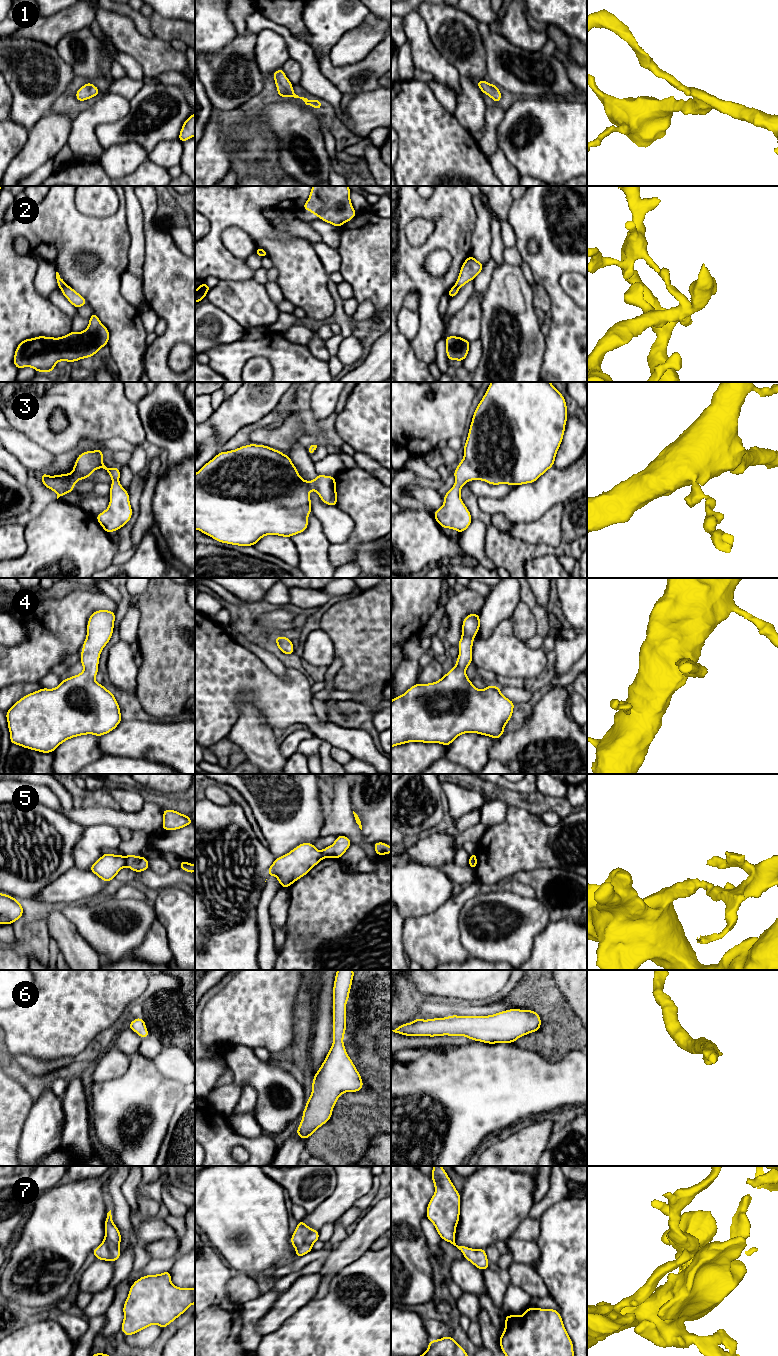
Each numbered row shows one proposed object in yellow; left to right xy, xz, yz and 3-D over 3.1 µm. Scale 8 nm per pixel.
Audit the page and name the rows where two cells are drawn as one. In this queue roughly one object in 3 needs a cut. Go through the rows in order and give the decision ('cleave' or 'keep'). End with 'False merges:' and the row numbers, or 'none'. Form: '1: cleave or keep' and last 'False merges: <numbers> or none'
1: keep
2: cleave
3: keep
4: keep
5: cleave
6: keep
7: keep
False merges: 2, 5

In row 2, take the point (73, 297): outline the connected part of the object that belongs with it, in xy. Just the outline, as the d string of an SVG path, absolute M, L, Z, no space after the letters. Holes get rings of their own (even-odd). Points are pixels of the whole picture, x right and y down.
M68 285L61 287L62 294L67 298L67 300L77 309L87 305L87 301L79 293L77 293L73 288Z

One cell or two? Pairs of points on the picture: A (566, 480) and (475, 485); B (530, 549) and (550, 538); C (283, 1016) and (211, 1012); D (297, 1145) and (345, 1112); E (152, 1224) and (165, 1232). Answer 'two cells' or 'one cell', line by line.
A: two cells
B: two cells
C: one cell
D: two cells
E: one cell

